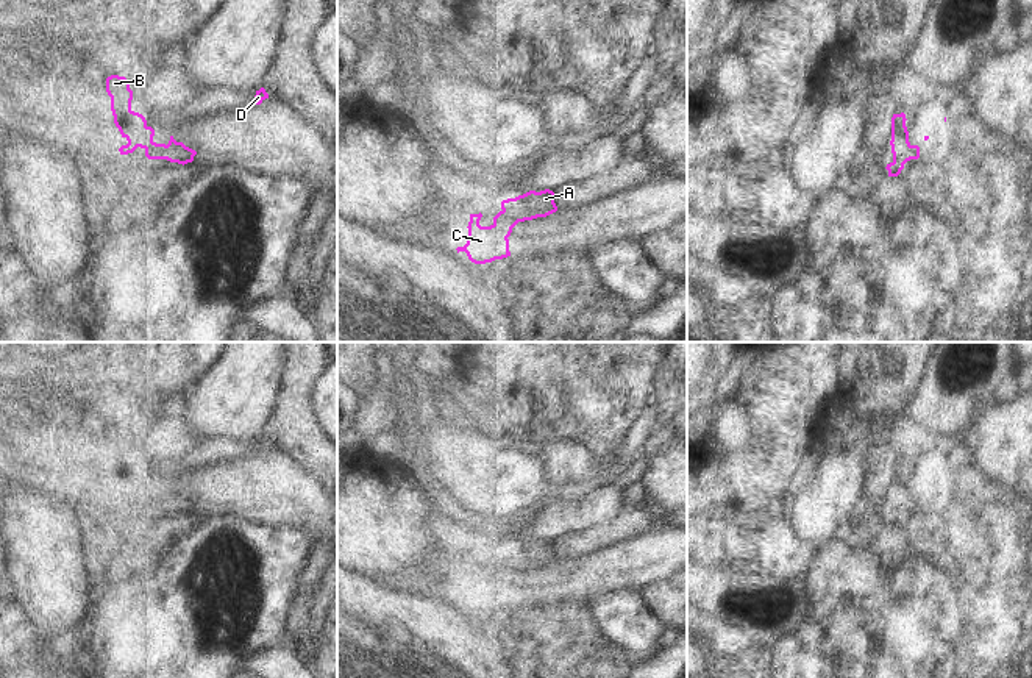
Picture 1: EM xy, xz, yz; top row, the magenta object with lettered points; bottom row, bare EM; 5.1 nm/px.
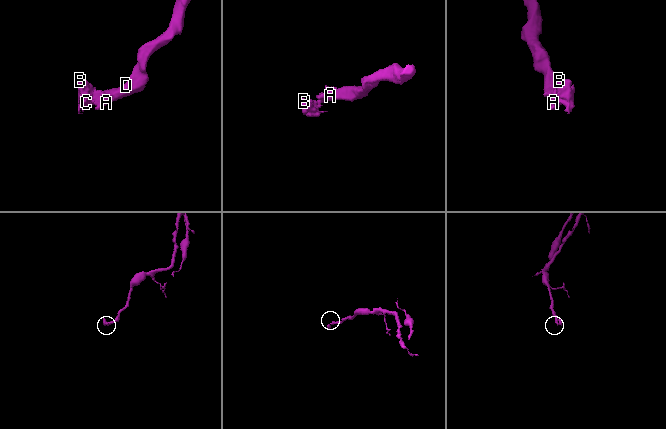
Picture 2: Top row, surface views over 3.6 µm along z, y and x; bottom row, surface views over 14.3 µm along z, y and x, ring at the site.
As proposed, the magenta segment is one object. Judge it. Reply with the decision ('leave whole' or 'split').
leave whole

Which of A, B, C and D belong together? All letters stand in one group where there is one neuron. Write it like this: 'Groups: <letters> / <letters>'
Groups: A B C D

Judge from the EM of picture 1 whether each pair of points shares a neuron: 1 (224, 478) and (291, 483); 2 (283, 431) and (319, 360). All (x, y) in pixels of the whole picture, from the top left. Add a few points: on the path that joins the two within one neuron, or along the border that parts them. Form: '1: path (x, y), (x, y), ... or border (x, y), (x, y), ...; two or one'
1: path (241, 483), (274, 483); one
2: path (297, 414), (302, 377); one

